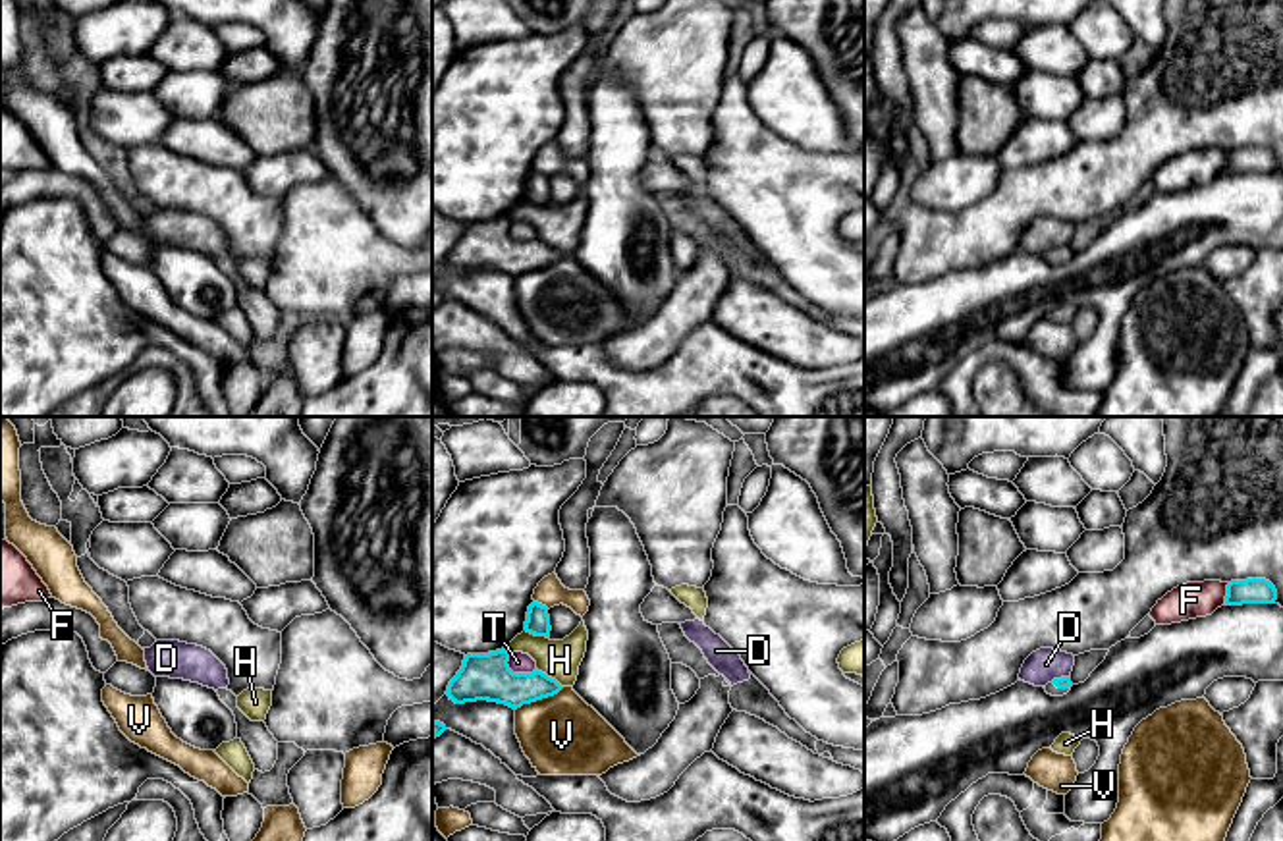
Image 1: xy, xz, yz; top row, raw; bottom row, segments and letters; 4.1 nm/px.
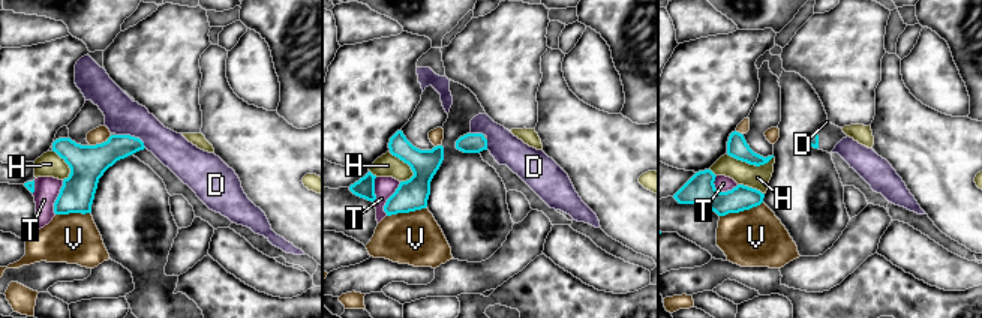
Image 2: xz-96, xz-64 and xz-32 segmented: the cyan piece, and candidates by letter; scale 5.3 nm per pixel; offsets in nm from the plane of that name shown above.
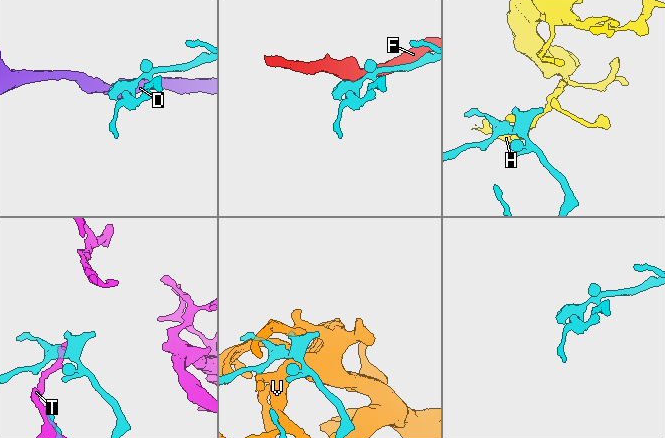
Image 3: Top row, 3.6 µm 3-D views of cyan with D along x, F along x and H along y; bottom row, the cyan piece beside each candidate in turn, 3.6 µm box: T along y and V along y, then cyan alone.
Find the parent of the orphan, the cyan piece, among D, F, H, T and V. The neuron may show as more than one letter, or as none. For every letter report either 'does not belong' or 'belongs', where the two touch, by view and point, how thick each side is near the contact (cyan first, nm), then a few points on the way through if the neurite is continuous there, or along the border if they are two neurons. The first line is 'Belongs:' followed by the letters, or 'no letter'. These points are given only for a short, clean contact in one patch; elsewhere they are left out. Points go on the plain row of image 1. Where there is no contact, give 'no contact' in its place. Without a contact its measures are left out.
Belongs: no letter
D: does not belong; contact yz (1062, 245); calibres 50 and 140 nm; border yz (1069, 244), (1050, 249)
F: does not belong; contact yz (1228, 162); calibres 110 and 150 nm
H: does not belong; contact xz (550, 245); calibres 180 and 160 nm; border xz (537, 236), (562, 255)
T: does not belong; contact xz (518, 242); calibres 190 and 90 nm; border xz (508, 222), (508, 234), (514, 240), (537, 238)
V: does not belong; contact xz (539, 267); calibres 190 and 340 nm

